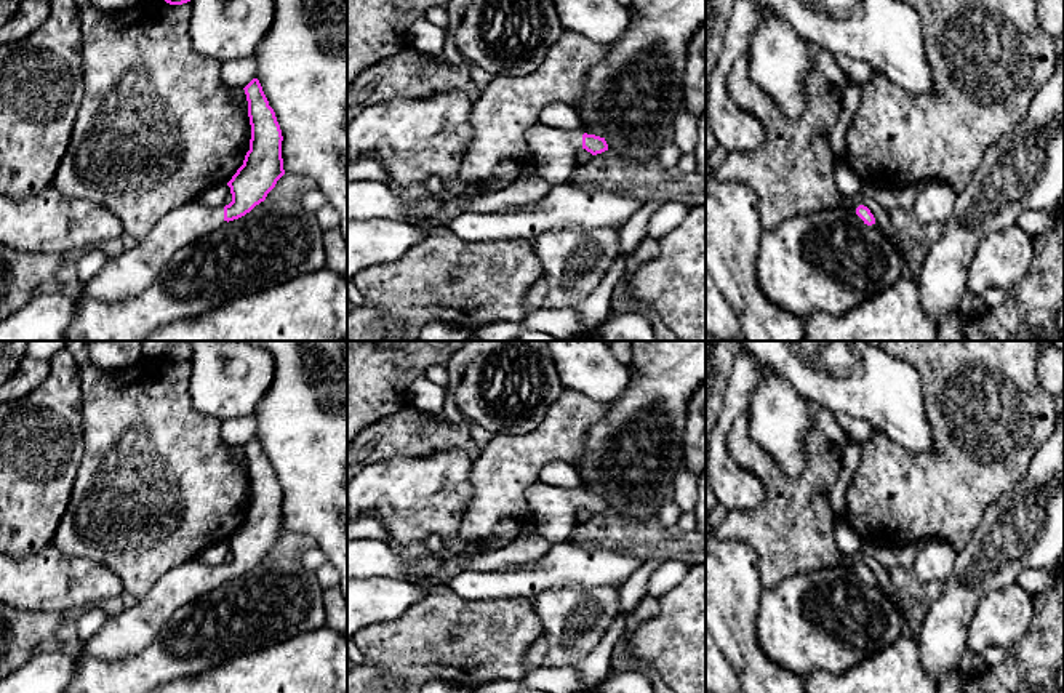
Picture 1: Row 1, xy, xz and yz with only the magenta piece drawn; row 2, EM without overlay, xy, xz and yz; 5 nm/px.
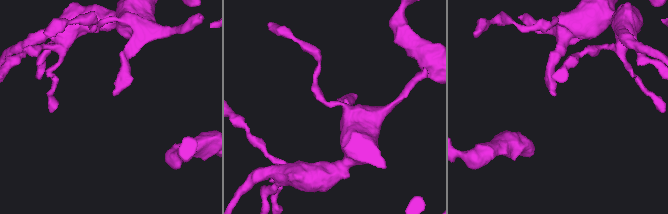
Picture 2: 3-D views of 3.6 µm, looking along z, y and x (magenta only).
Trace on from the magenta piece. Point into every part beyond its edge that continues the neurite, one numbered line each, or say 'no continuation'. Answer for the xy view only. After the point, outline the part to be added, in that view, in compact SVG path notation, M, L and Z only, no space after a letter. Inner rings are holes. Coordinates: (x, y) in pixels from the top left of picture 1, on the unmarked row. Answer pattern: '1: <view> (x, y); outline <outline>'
1: xy (133, 629); outline M194 559L171 568L134 607L109 618L94 637L83 642L82 655L114 661L142 651L179 607L222 583L224 565L210 567Z

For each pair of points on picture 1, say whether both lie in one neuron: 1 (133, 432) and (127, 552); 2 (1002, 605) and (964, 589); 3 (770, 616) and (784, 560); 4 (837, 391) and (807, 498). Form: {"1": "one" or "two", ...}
{"1": "one", "2": "two", "3": "two", "4": "two"}

